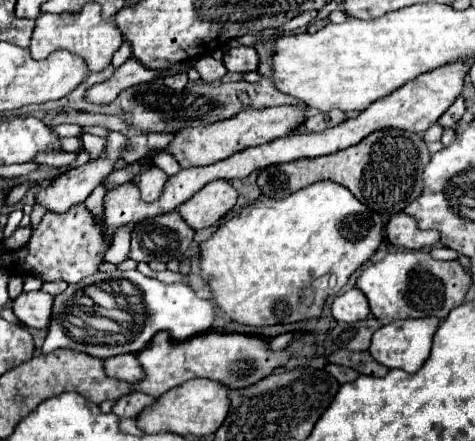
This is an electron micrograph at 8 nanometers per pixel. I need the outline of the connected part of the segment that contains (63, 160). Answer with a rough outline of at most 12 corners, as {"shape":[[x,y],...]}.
{"shape":[[39,153],[36,164],[63,167],[77,158],[77,153]]}

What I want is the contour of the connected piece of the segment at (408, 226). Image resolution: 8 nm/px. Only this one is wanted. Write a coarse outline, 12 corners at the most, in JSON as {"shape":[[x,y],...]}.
{"shape":[[394,214],[386,224],[390,244],[420,250],[438,242],[414,218]]}

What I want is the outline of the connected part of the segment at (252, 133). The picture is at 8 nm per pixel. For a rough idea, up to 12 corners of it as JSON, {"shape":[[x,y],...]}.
{"shape":[[298,106],[242,110],[180,130],[164,150],[182,168],[208,166],[282,138]]}

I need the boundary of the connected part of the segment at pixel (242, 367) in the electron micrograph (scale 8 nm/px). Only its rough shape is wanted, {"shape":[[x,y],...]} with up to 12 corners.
{"shape":[[156,334],[134,390],[160,398],[192,378],[240,390],[284,366],[258,336]]}

